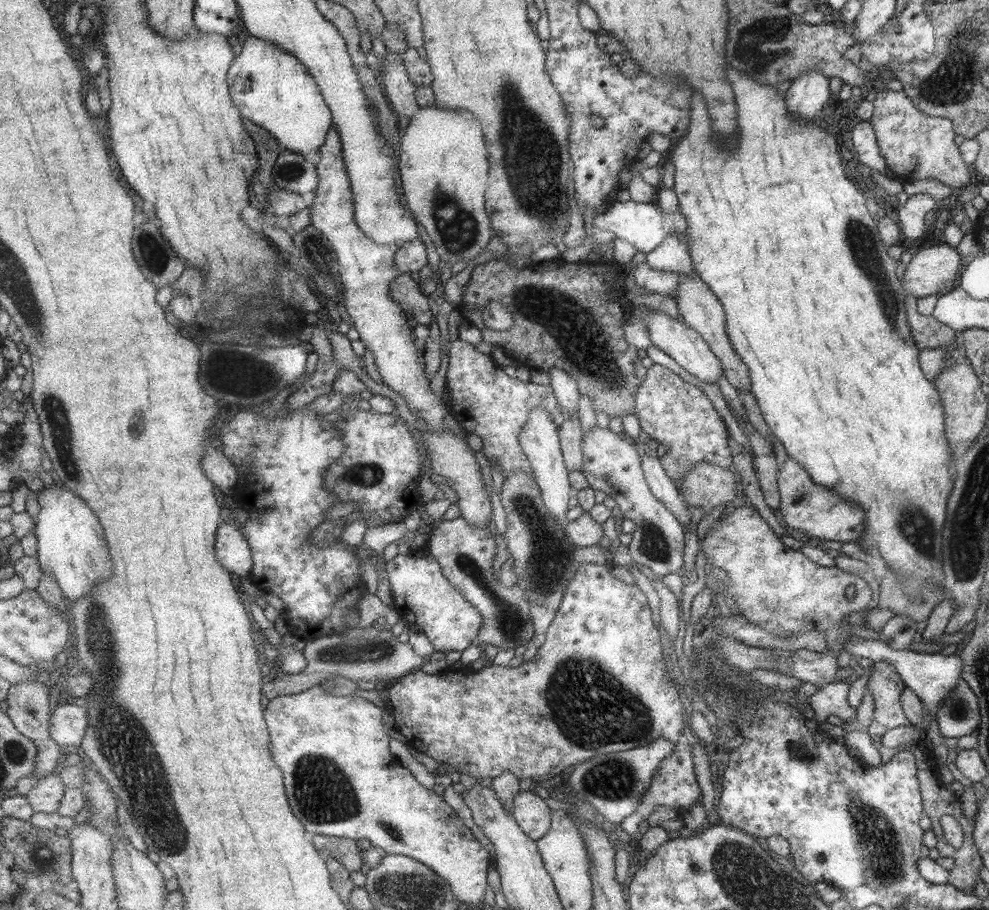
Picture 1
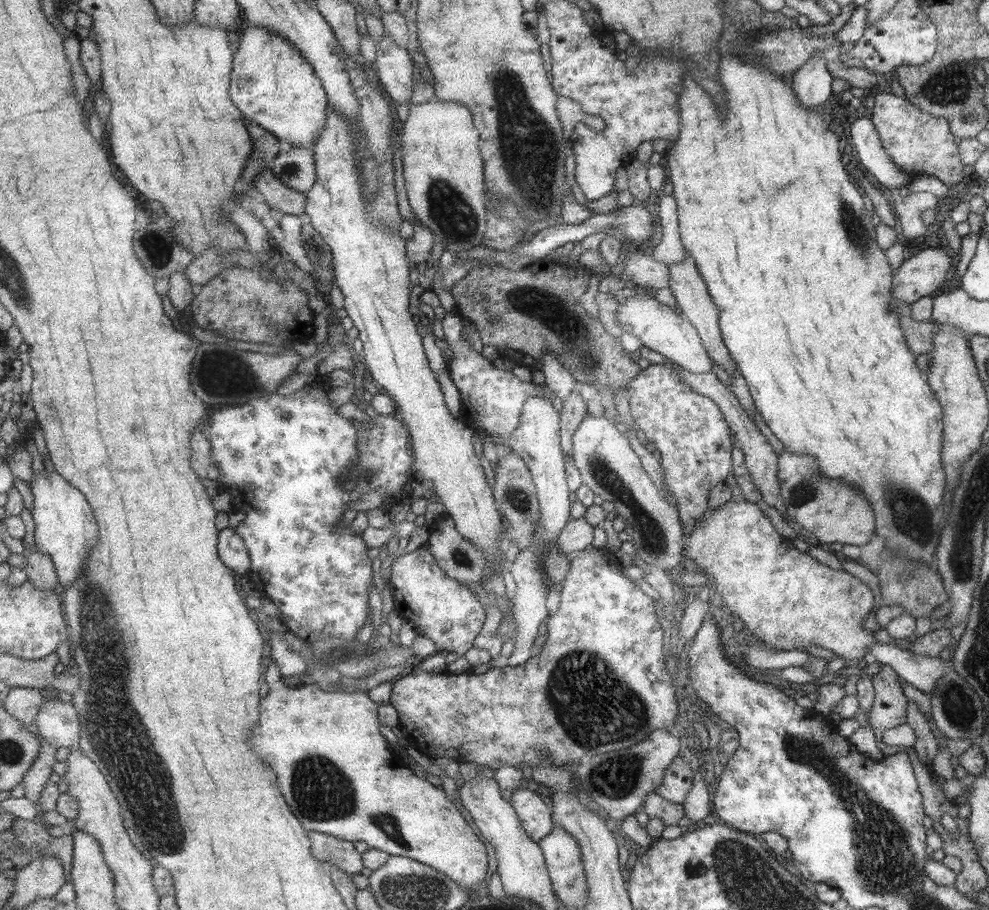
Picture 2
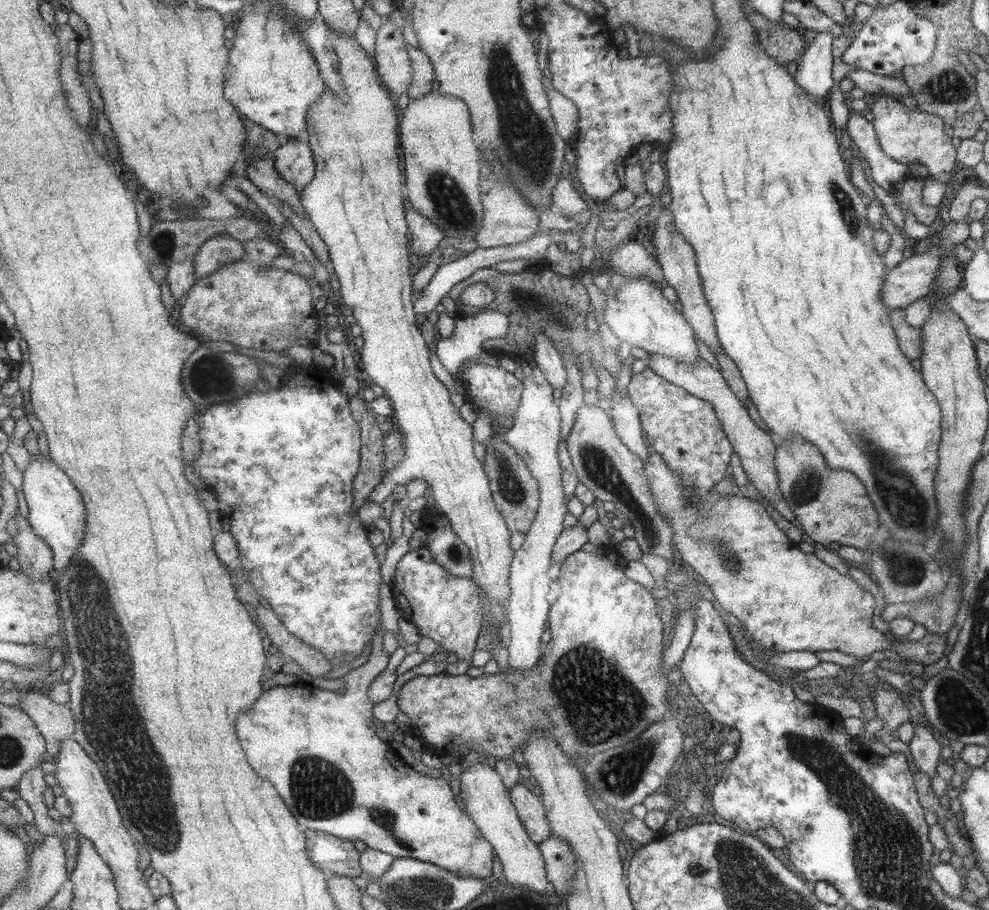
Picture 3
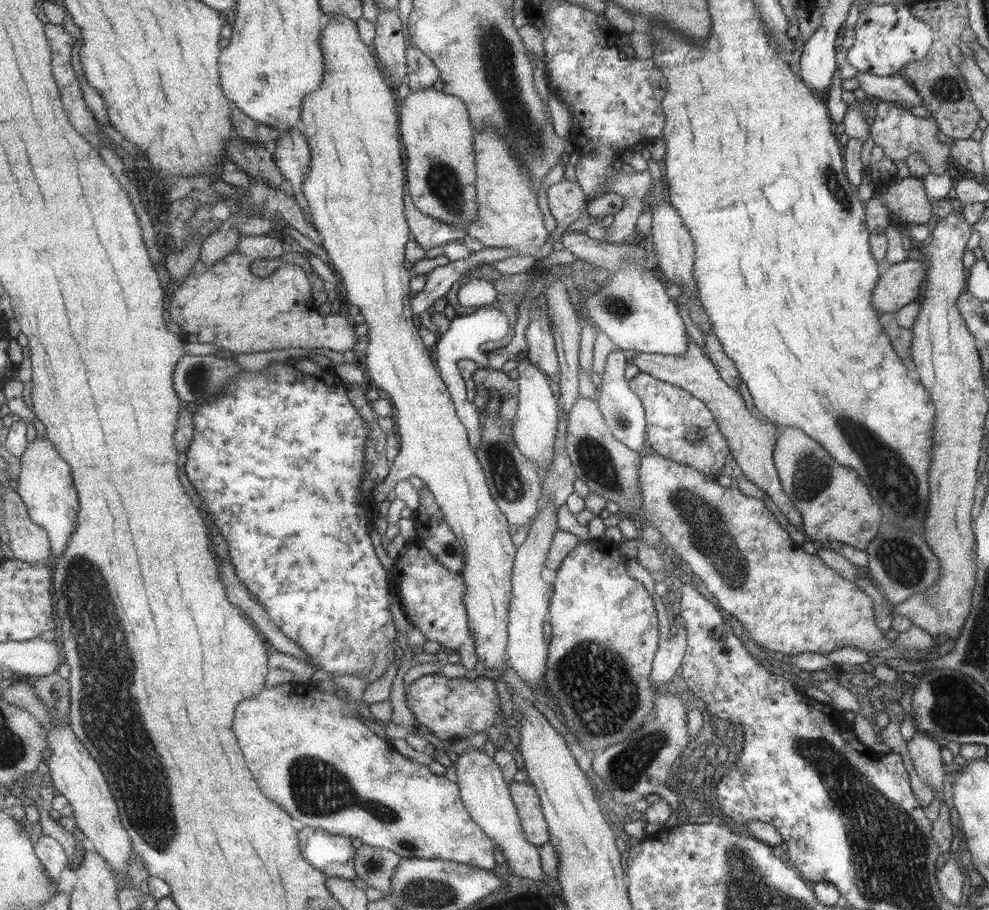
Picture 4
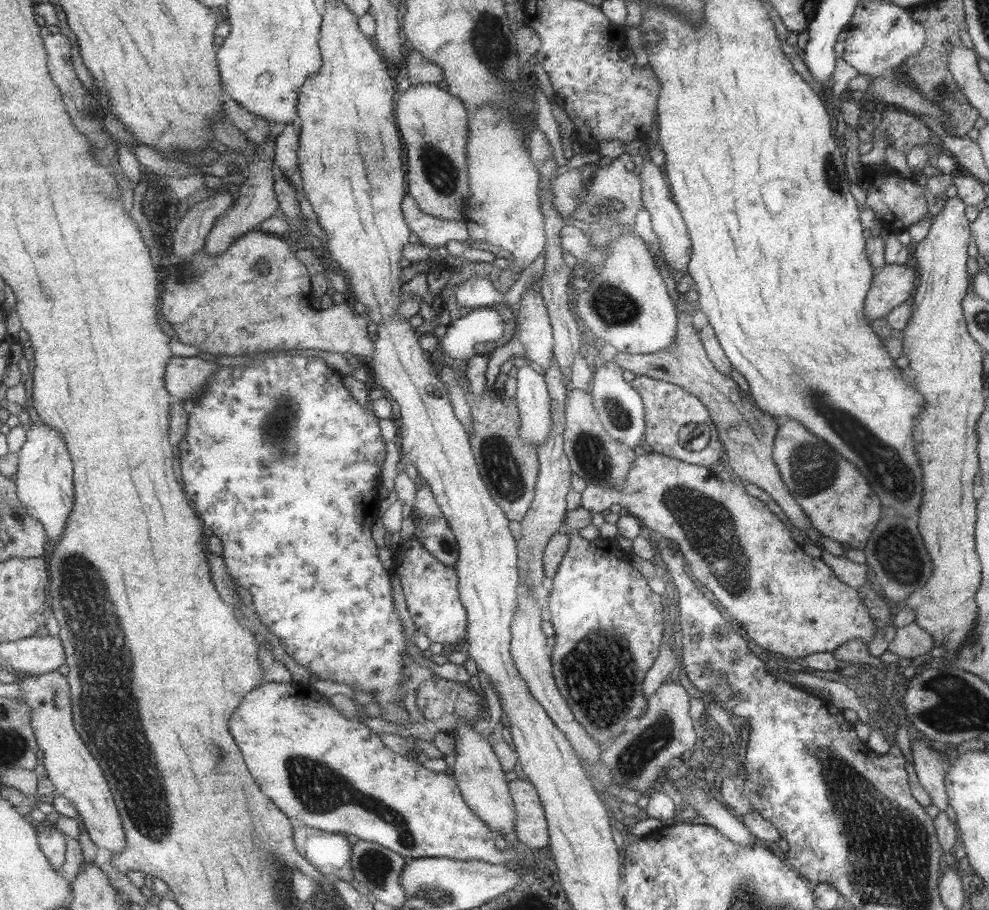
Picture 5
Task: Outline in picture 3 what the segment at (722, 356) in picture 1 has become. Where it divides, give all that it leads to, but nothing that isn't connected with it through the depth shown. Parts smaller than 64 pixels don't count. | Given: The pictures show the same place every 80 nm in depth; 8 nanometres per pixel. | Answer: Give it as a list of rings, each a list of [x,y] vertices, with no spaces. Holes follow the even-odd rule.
[[[668,209],[661,211],[661,214],[653,223],[653,226],[655,230],[652,234],[652,240],[657,250],[655,258],[661,265],[664,284],[671,286],[671,288],[675,290],[677,296],[676,300],[679,300],[679,304],[681,304],[681,312],[683,312],[688,319],[688,323],[692,325],[697,340],[703,342],[703,344],[709,348],[710,352],[715,355],[720,351],[721,346],[718,341],[718,336],[716,335],[713,313],[703,296],[701,279],[697,272],[693,249],[683,240],[683,237],[676,232],[677,230],[675,230],[675,226],[673,226],[673,216],[671,216],[671,212]]]

